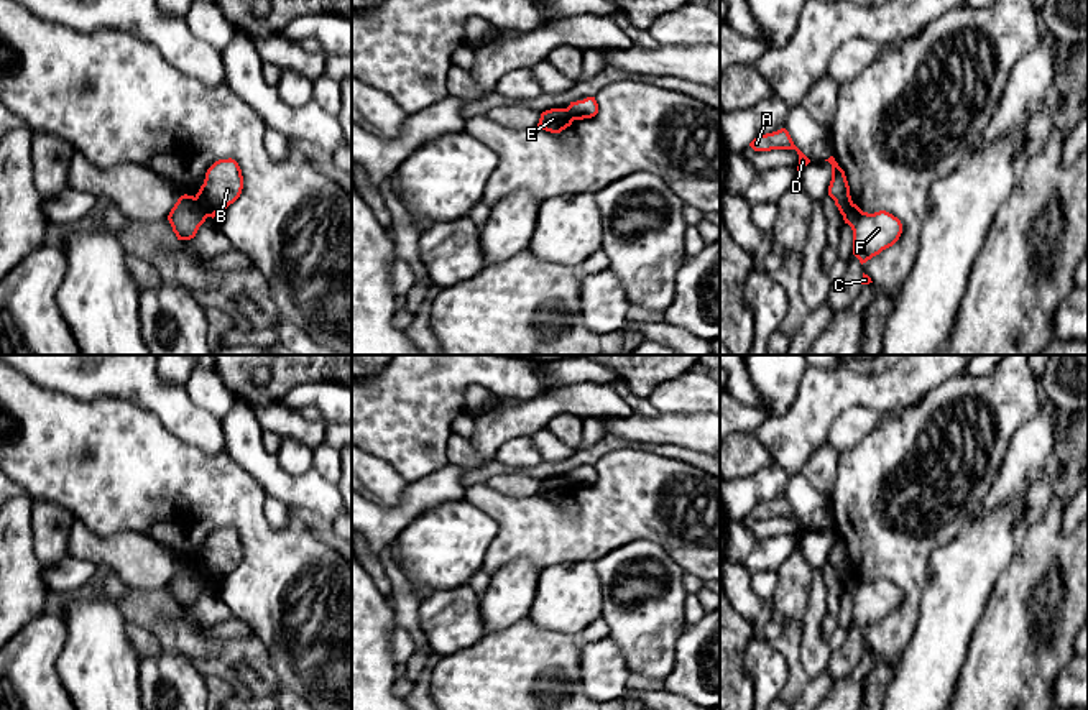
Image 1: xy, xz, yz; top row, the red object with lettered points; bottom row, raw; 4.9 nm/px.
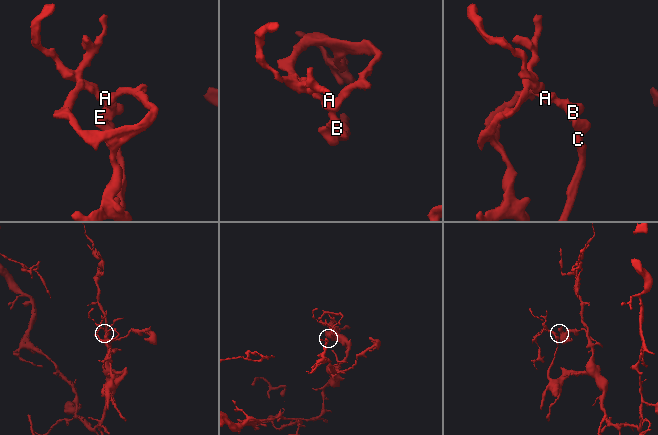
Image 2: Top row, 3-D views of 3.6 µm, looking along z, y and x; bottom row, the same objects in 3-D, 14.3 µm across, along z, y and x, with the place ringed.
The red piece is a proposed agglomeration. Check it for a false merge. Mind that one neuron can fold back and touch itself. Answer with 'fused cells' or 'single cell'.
fused cells

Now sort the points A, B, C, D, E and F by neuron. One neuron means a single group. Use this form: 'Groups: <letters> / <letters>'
Groups: A B D / C E F

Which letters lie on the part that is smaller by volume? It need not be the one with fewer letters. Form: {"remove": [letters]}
{"remove": ["A", "B", "D"]}

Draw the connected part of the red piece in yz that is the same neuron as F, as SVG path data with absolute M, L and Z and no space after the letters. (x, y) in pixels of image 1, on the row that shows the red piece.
M853 202L843 220L853 230L853 255L861 265L892 247L902 233L902 224L892 214L886 210L868 214Z

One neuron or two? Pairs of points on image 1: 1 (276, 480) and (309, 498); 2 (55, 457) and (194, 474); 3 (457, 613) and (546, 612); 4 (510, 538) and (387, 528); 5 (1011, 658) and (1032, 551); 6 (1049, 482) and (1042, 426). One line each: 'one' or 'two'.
1: one
2: one
3: one
4: two
5: one
6: two

